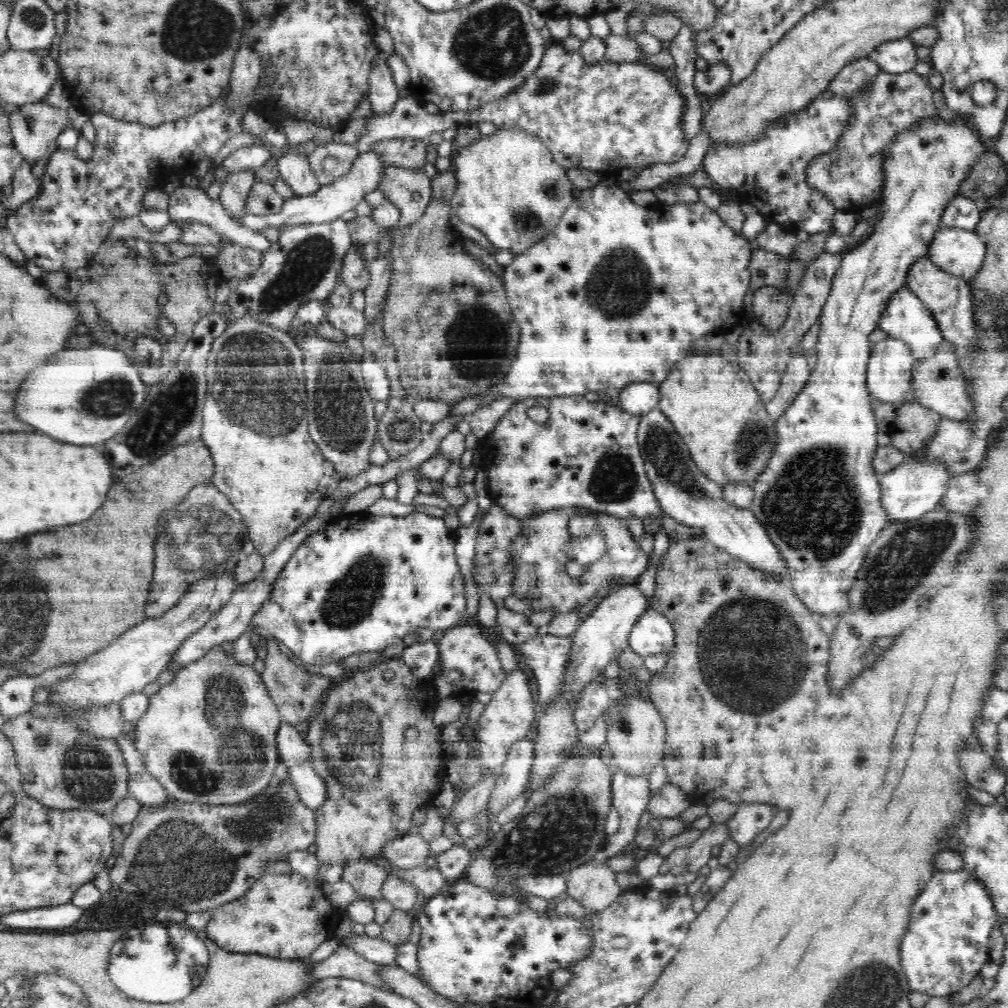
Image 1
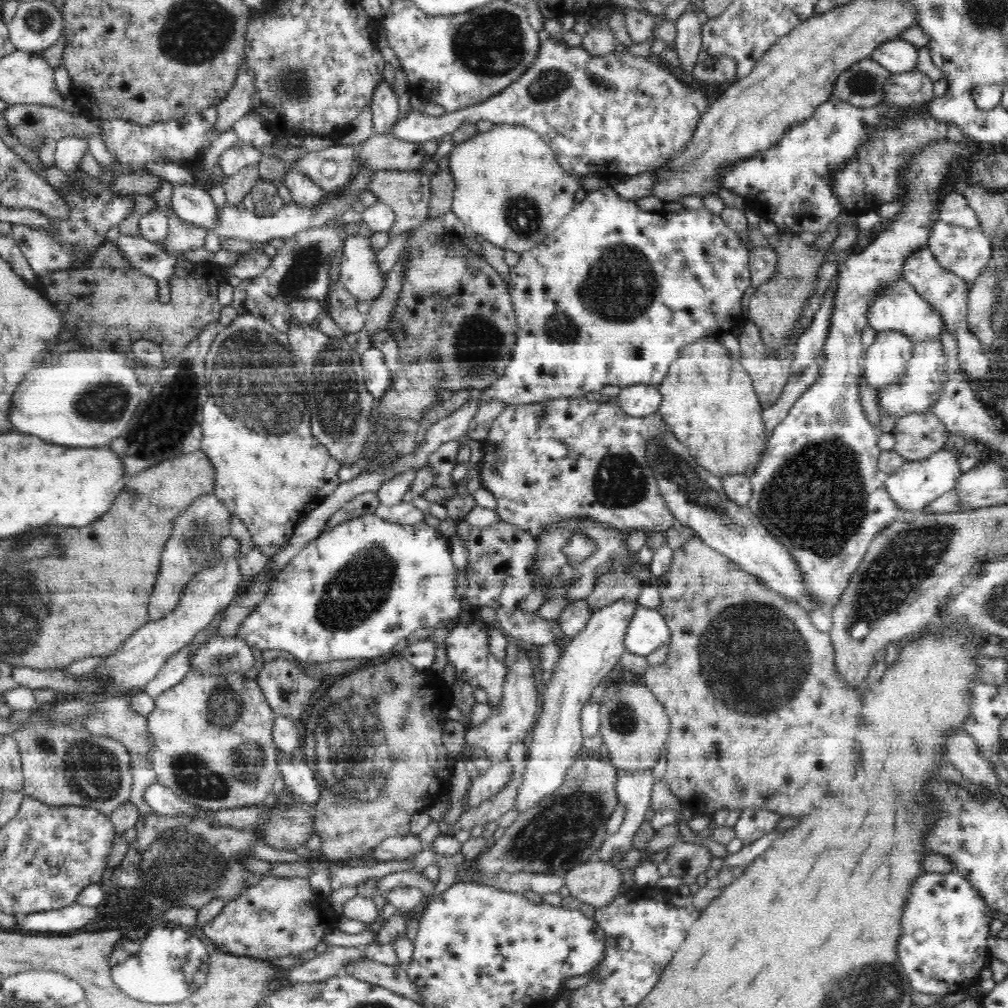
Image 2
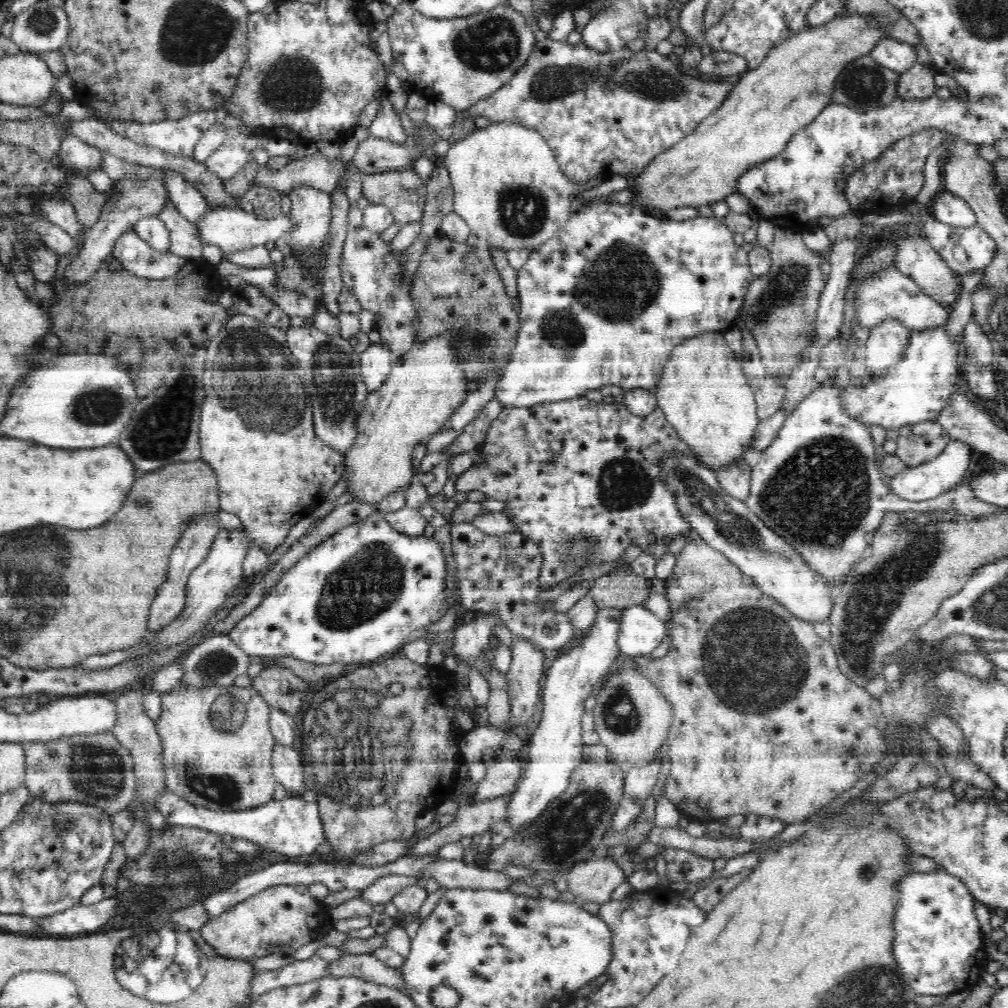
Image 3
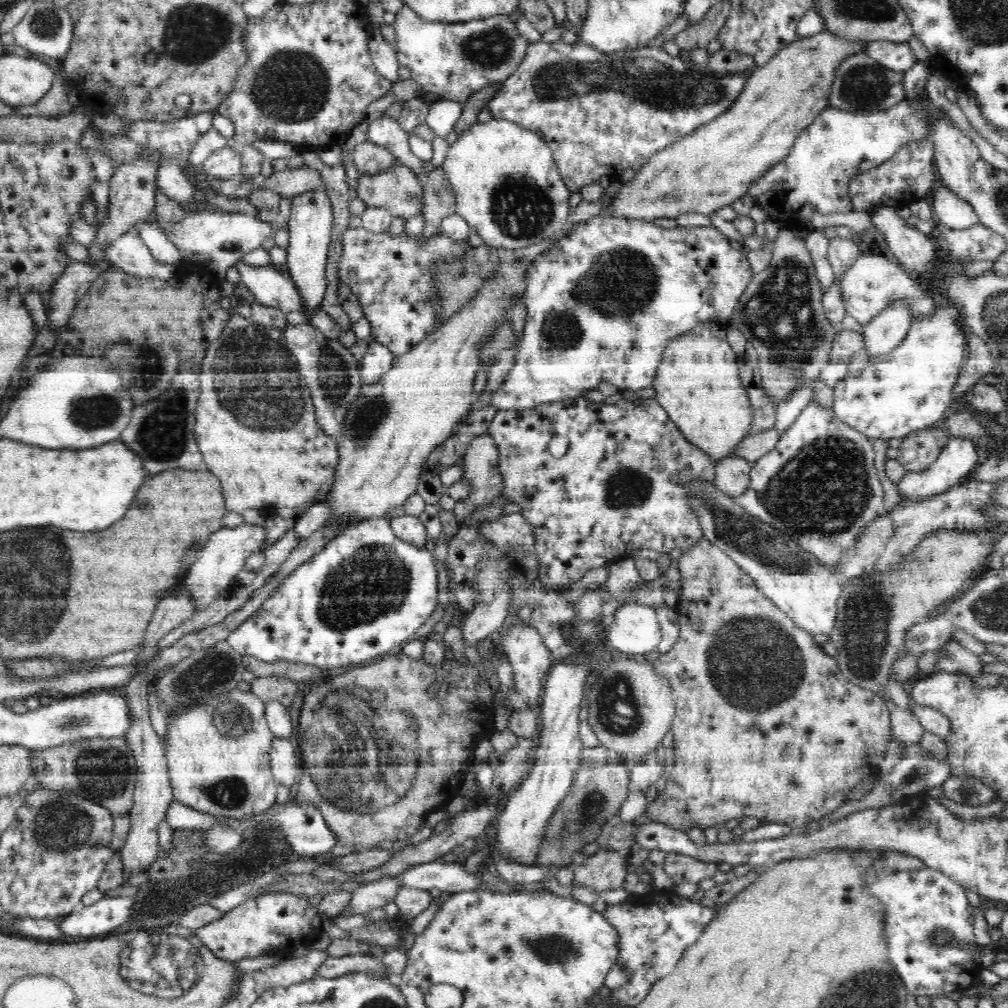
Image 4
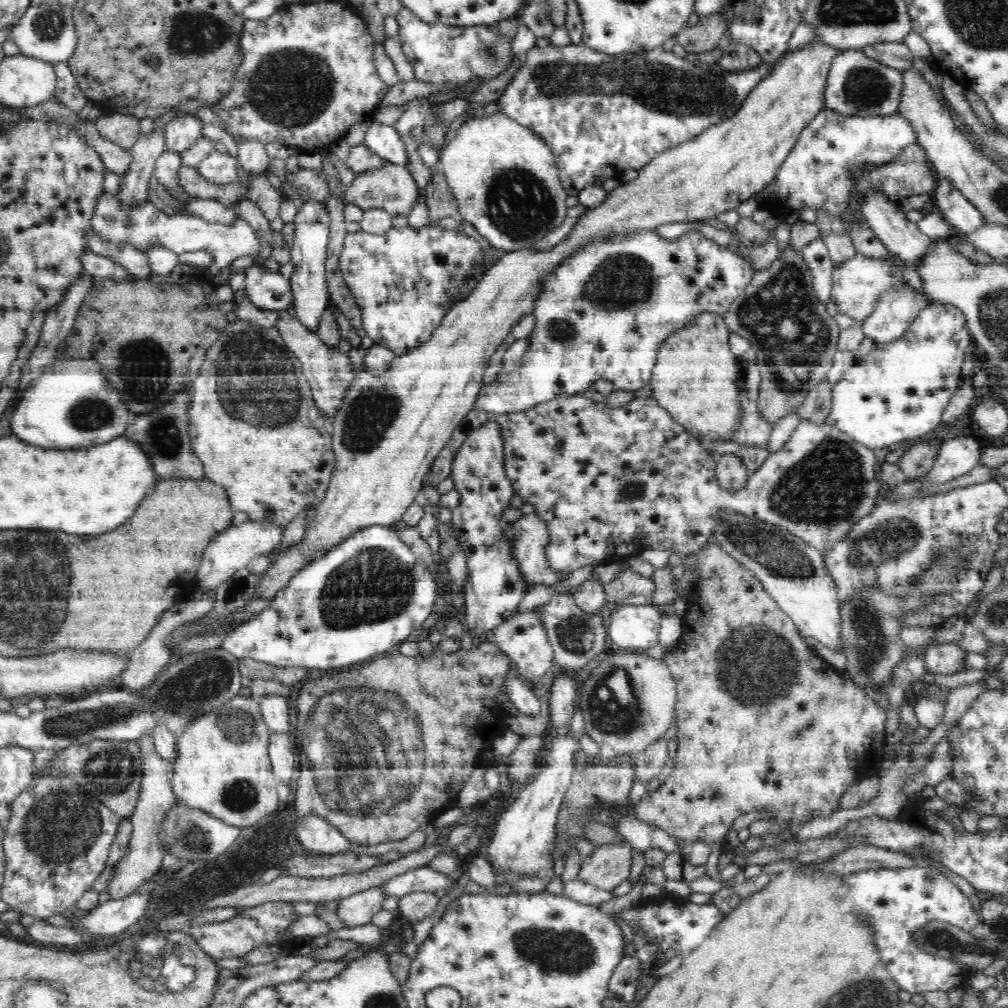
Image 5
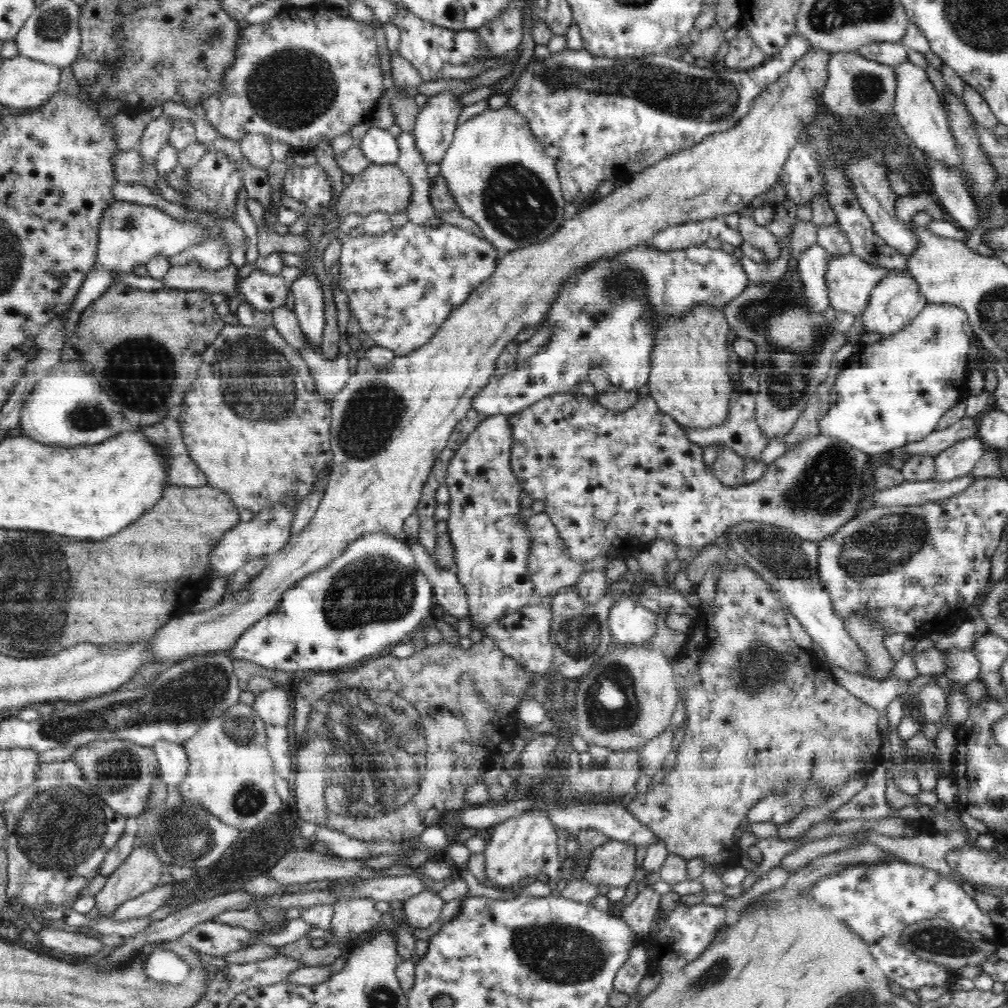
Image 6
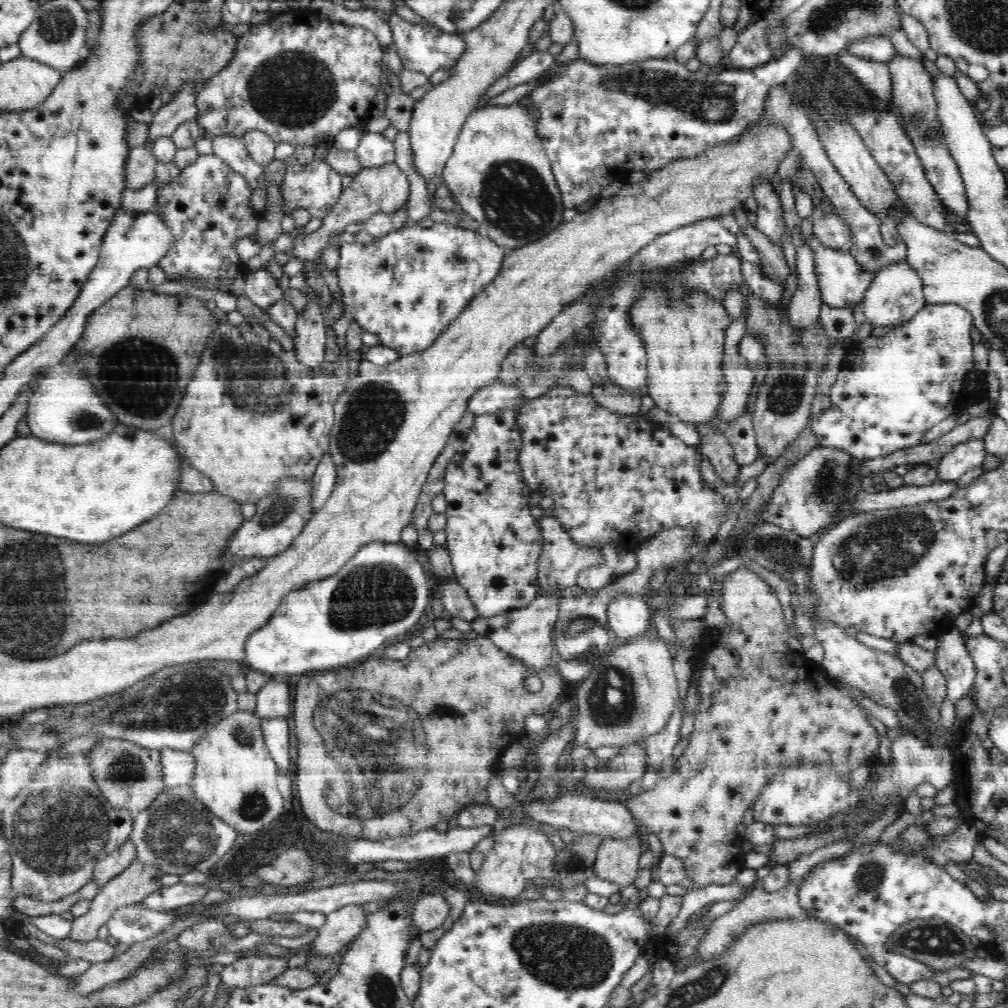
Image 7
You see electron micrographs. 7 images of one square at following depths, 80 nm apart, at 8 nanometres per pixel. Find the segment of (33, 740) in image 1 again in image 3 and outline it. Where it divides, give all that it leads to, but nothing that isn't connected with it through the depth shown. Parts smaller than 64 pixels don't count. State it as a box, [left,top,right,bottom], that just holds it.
[22,732,135,814]

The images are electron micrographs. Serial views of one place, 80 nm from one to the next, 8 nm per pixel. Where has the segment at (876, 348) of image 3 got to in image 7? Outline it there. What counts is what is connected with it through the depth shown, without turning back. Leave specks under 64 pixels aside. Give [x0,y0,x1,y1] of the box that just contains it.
[862,261,927,326]

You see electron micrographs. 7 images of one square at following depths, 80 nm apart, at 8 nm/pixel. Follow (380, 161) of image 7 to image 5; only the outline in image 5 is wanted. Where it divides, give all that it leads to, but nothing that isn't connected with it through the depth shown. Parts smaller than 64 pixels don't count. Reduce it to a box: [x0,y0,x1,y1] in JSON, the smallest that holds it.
[364,121,408,167]

